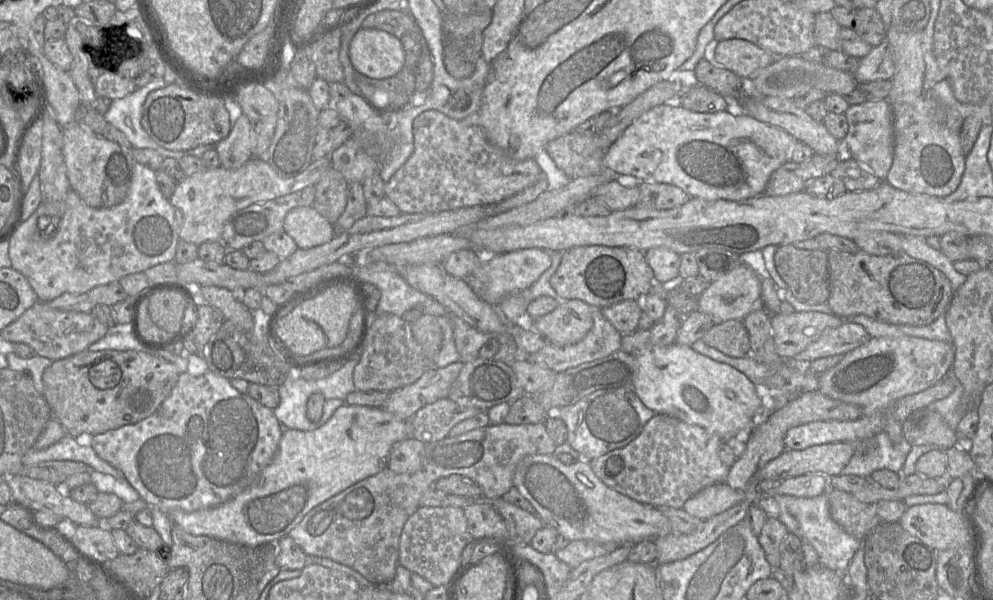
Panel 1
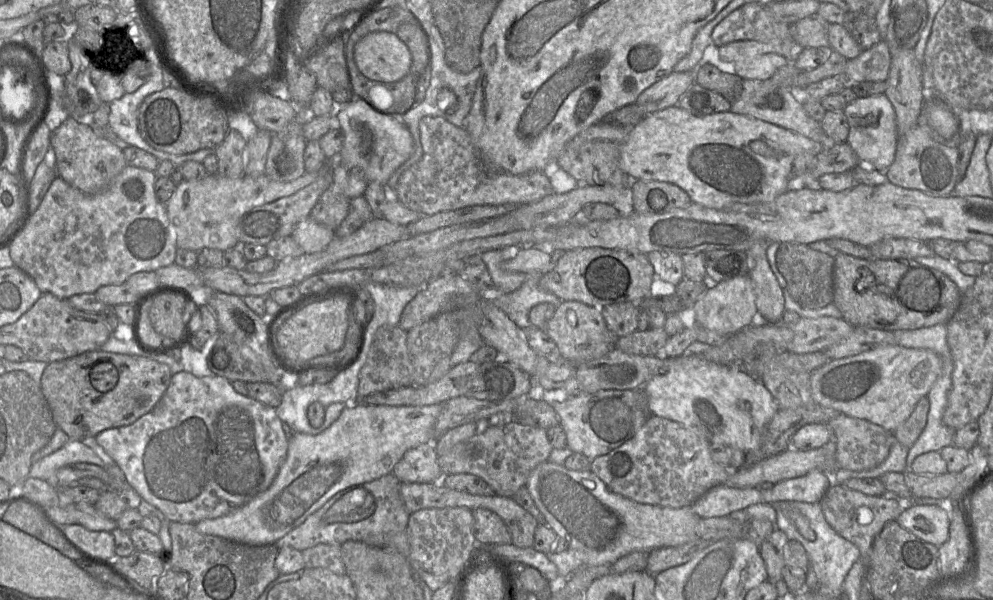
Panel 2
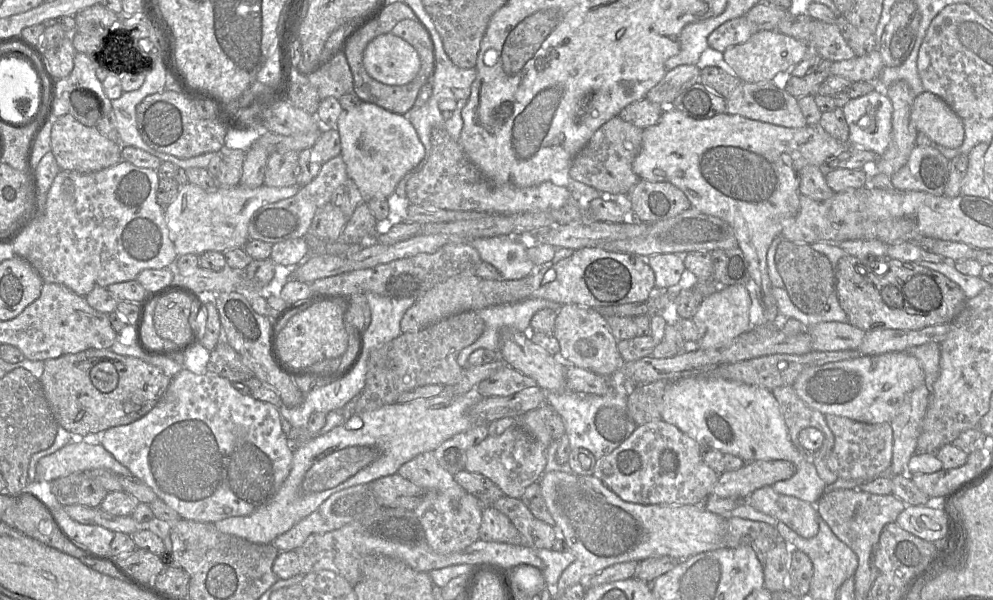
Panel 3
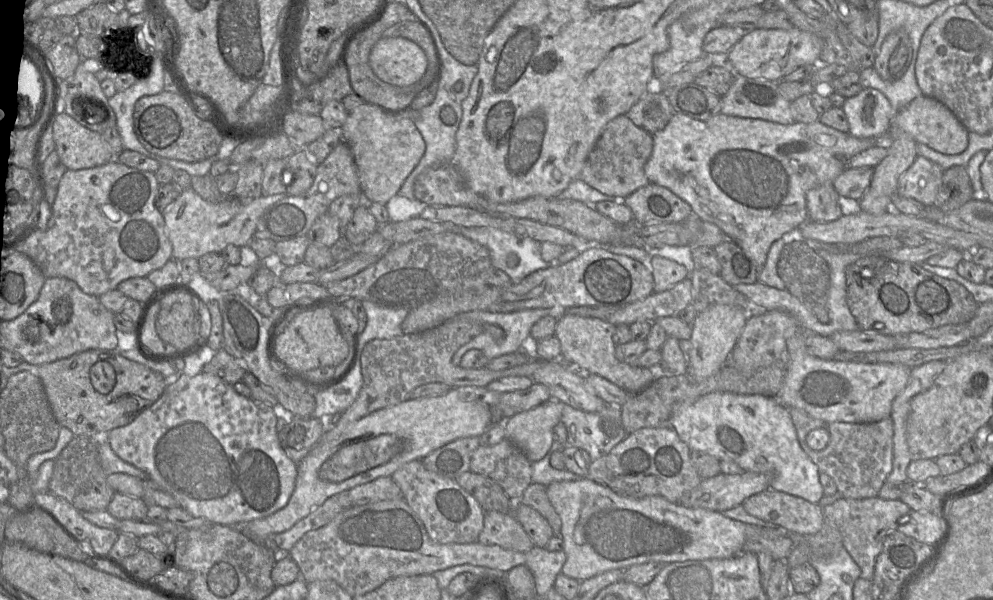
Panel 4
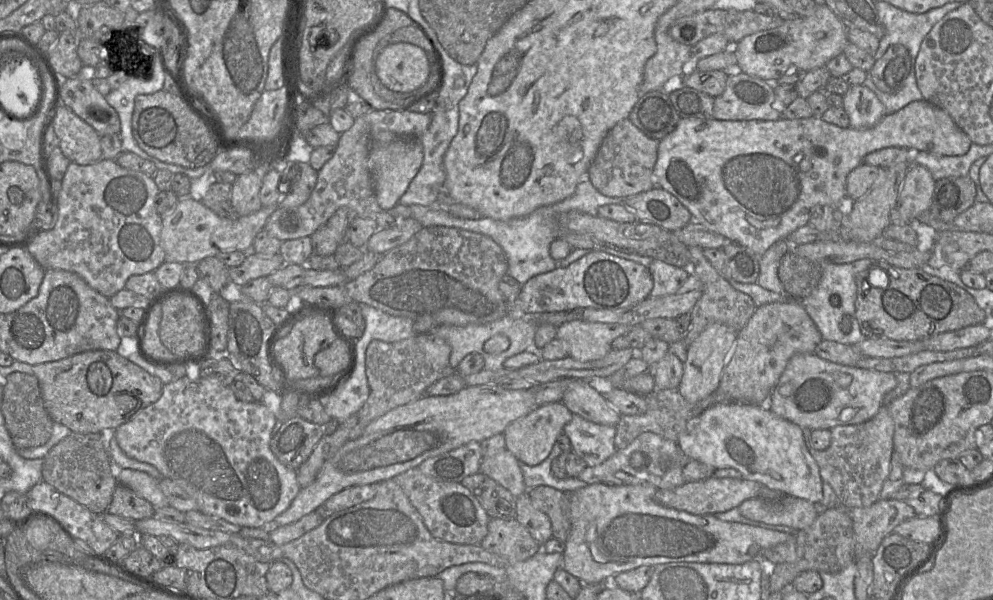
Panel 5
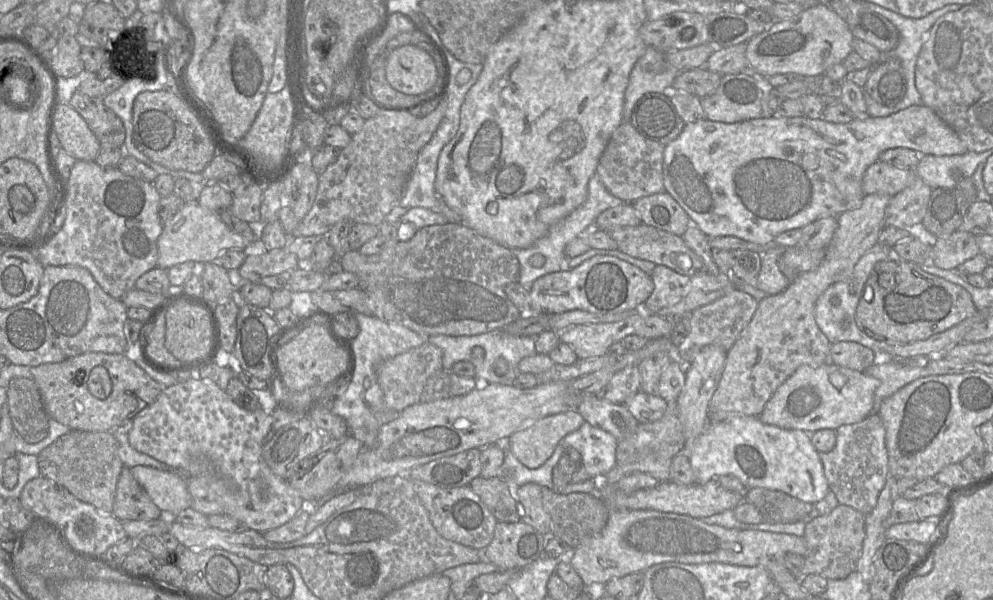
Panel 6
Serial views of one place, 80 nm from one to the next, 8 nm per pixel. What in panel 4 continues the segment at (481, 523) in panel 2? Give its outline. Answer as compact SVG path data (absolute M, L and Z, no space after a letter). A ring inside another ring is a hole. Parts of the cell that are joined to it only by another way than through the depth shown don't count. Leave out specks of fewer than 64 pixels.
M491 510L484 513L483 529L478 542L527 553L535 545L513 513Z

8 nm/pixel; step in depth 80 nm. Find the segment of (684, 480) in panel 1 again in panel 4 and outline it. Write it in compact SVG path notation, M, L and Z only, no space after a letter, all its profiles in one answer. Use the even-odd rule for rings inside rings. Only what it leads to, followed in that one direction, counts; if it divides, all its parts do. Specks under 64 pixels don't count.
M672 426L642 428L628 434L609 454L591 461L586 478L609 487L621 496L642 498L658 495L672 503L678 503L686 492L697 487L702 481L691 461L691 452Z

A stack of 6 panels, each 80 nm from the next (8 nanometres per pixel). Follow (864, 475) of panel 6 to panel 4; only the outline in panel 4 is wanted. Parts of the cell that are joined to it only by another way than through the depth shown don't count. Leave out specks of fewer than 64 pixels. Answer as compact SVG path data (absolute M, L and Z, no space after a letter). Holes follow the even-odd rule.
M789 407L788 411L794 423L797 437L804 452L819 468L819 478L825 496L837 492L844 498L864 499L878 495L879 490L892 471L894 426L891 417L878 422L847 423L832 422L828 425L805 411ZM815 428L828 428L830 441L823 450L811 449L806 437Z

